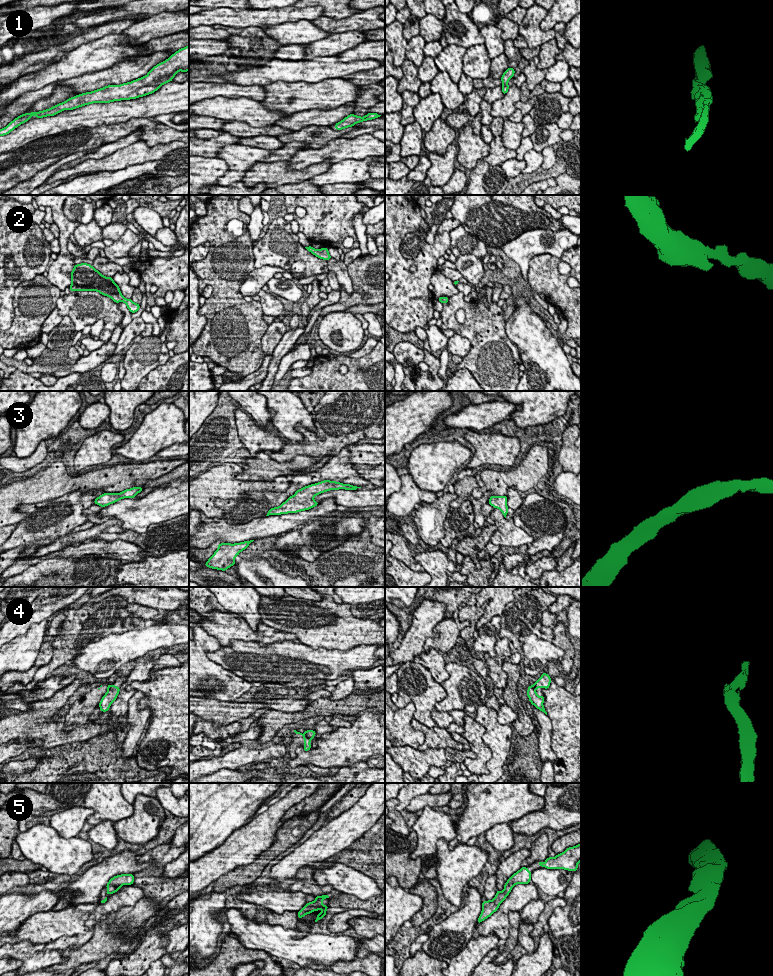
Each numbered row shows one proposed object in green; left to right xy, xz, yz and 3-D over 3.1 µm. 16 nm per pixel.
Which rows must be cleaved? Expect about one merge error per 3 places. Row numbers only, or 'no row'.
4

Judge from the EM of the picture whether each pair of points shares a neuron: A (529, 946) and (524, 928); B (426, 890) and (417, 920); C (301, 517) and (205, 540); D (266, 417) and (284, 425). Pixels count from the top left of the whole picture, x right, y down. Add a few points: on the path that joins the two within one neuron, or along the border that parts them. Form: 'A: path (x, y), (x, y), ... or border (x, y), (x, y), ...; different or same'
A: path (527, 942), (524, 939), (524, 932); same
B: path (427, 897), (427, 910), (424, 913); same
C: path (277, 524), (263, 526), (247, 532), (229, 532); same
D: border (266, 401), (266, 405), (275, 413), (272, 422); different

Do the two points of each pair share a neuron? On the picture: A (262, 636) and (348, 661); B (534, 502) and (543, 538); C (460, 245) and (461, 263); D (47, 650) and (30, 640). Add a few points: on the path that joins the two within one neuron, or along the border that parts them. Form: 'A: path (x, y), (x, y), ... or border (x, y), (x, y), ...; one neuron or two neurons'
A: border (246, 642), (257, 641), (261, 645), (270, 643); two neurons
B: path (536, 511), (536, 514), (542, 520), (542, 529); one neuron
C: border (456, 257), (462, 254), (474, 254), (481, 260); two neurons
D: border (43, 639), (37, 653); two neurons

